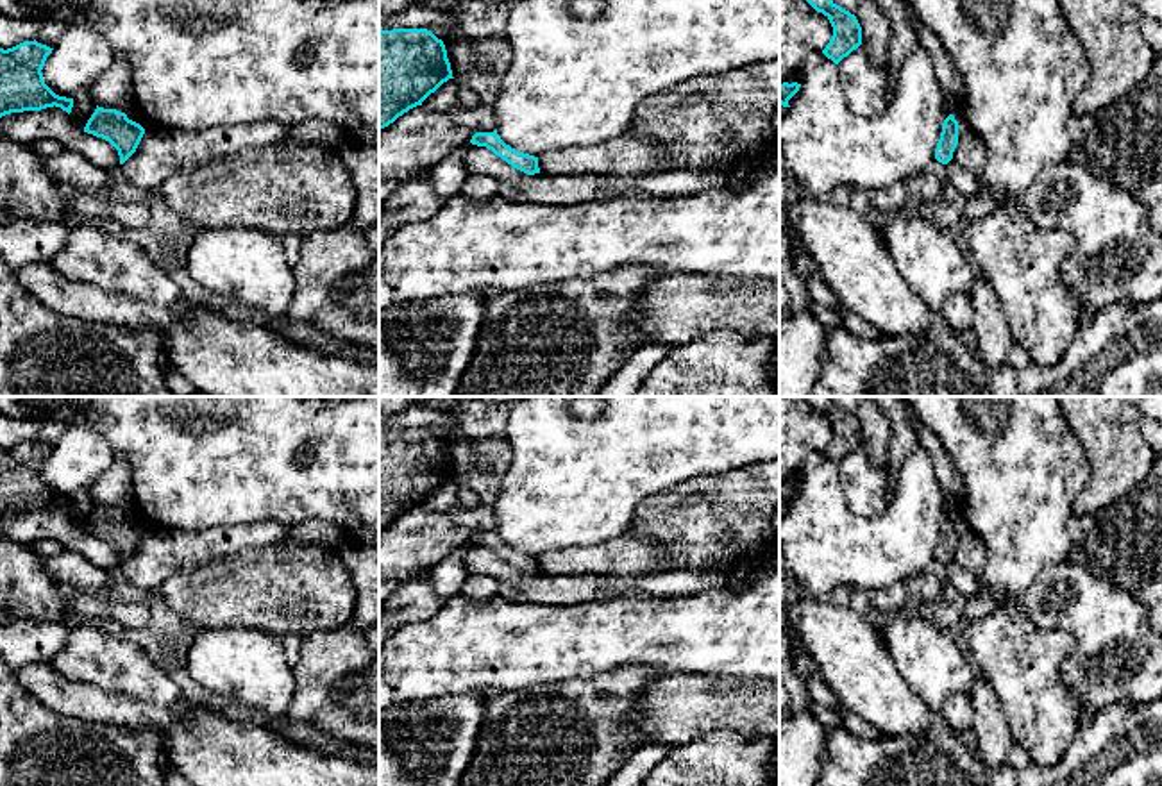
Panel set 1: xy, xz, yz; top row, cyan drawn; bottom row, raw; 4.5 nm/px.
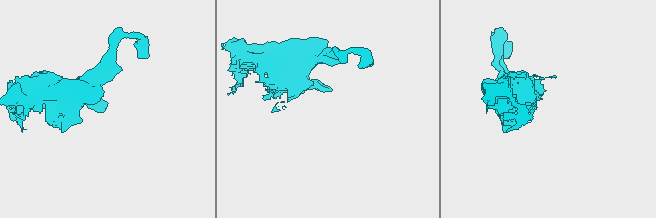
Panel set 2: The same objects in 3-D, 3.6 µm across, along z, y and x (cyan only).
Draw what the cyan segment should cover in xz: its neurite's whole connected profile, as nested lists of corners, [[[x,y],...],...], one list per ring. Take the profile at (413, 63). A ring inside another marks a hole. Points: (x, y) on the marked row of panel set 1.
[[[427,29],[379,30],[379,130],[452,77],[447,50]]]

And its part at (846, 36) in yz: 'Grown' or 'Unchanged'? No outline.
Unchanged

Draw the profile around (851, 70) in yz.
[[[863,43],[838,63],[838,79],[853,114],[863,118],[883,114],[887,109],[888,70],[881,70],[869,61]]]

